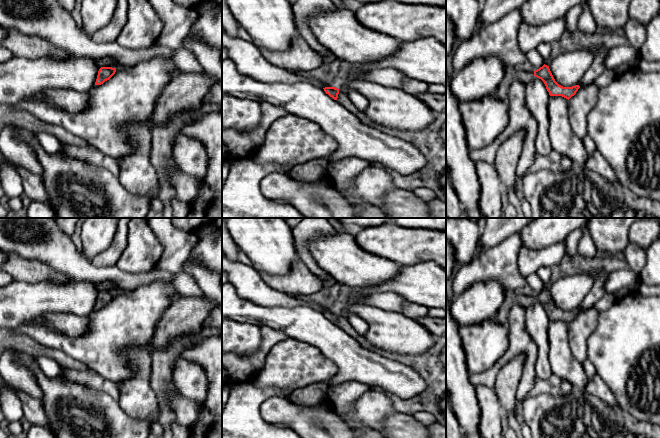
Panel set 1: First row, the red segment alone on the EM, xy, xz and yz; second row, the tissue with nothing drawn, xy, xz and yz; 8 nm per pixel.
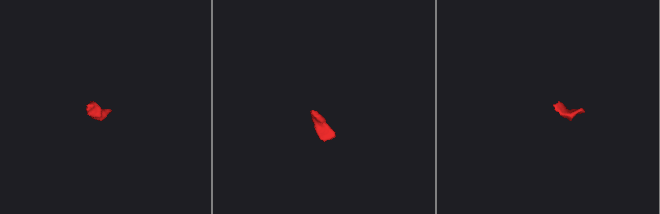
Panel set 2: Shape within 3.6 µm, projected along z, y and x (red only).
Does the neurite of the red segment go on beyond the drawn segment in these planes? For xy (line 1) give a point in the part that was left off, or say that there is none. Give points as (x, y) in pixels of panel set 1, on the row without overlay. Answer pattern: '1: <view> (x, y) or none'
1: none

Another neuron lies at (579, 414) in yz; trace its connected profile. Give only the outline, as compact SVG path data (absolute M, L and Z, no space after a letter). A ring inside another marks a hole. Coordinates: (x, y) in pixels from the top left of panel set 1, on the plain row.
M585 390L557 395L546 392L528 396L520 404L531 438L660 438L660 426L638 420L619 405L608 405Z

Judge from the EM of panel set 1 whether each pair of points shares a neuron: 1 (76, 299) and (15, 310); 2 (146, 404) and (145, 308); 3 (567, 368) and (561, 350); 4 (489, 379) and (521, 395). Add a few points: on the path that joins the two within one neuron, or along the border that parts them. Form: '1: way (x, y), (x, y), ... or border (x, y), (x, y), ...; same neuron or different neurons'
1: way (61, 298), (39, 298), (30, 301); same neuron
2: border (148, 349), (126, 351), (137, 371); different neurons
3: way (563, 364), (561, 354); same neuron
4: way (506, 358), (525, 350), (529, 374); same neuron

